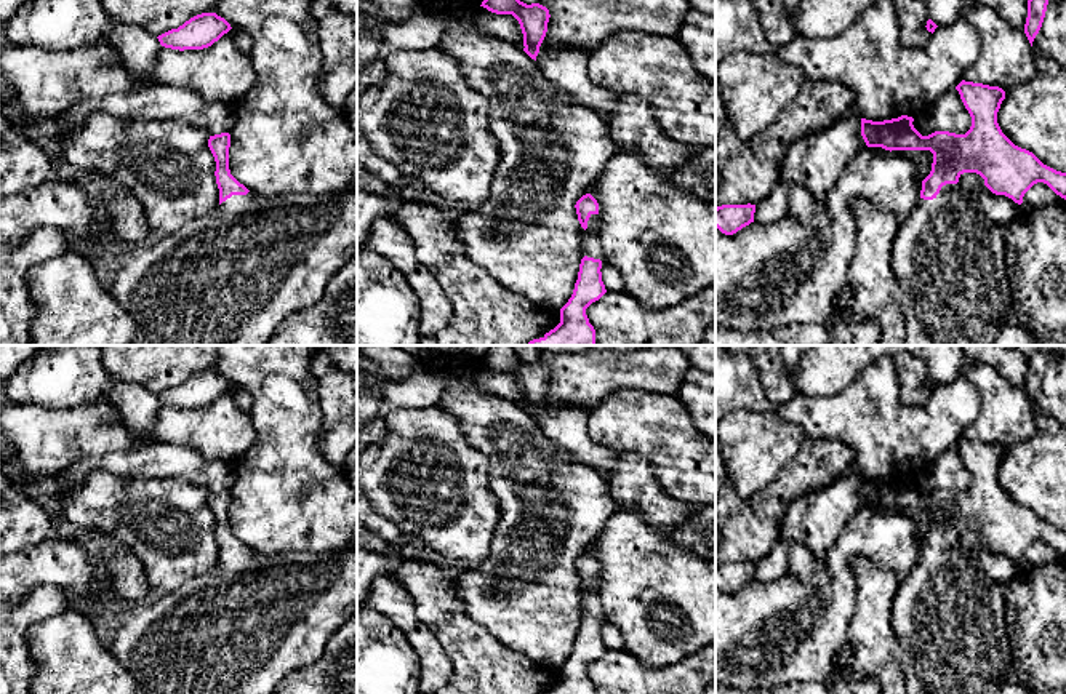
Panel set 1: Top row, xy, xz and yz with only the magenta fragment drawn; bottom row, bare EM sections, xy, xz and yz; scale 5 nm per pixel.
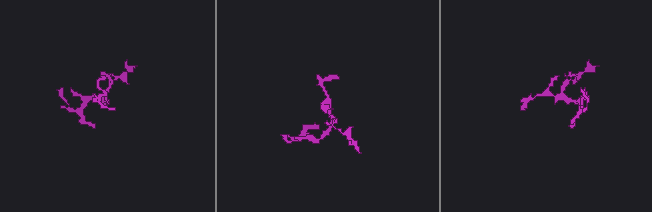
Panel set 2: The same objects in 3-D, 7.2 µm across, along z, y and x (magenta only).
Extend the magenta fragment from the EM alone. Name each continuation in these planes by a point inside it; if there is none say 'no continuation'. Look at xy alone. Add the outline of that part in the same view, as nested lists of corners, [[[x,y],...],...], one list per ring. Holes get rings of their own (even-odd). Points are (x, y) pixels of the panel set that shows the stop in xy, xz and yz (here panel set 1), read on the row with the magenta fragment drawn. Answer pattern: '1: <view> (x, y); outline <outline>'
1: xy (231, 277); outline [[[357,189],[339,195],[232,195],[213,213],[126,253],[106,286],[152,345],[266,345],[291,315],[314,307],[335,273],[357,254]]]

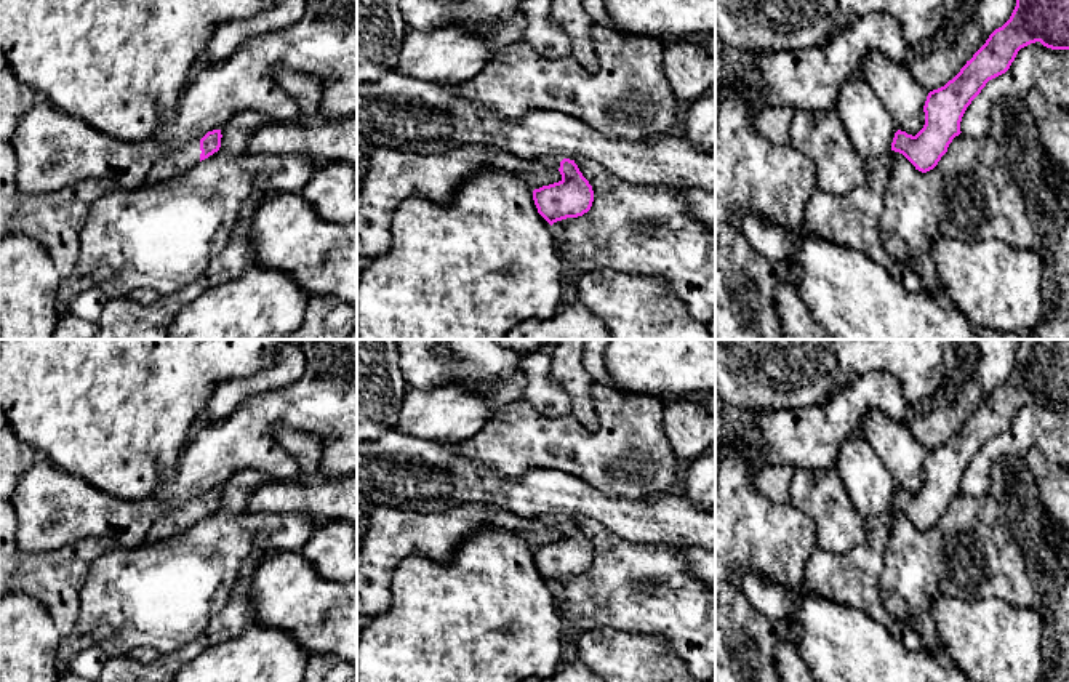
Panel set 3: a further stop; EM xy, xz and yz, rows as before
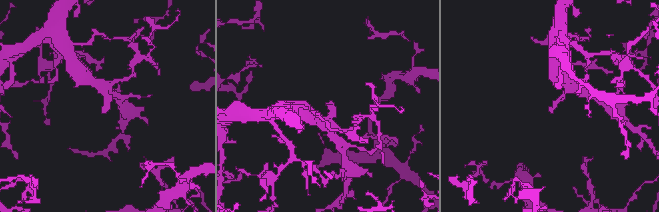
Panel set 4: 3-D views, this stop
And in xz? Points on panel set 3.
1: xz (552, 162); outline [[[552,155],[552,157],[538,157],[538,158],[534,158],[534,162],[543,163],[543,165],[549,166],[551,170],[559,171],[560,162],[563,158],[565,157],[562,157],[562,155]]]

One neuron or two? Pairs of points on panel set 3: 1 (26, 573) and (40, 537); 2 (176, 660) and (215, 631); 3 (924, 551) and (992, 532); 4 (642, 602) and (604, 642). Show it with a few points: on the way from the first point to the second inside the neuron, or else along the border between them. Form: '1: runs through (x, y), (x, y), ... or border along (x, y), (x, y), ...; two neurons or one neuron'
1: border along (71, 543), (47, 551), (21, 551), (16, 546); two neurons
2: runs through (186, 653), (205, 641); one neuron
3: runs through (941, 551), (944, 548), (960, 548), (975, 538); one neuron
4: border along (580, 633), (589, 628), (620, 628), (653, 636); two neurons

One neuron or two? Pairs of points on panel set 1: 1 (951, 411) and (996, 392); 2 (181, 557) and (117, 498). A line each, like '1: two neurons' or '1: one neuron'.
1: two neurons
2: one neuron

